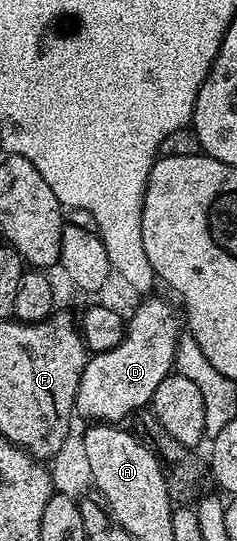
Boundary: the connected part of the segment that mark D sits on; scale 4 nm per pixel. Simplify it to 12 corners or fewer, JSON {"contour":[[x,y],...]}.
{"contour":[[141,301],[74,399],[90,422],[145,409],[171,375],[180,320]]}

